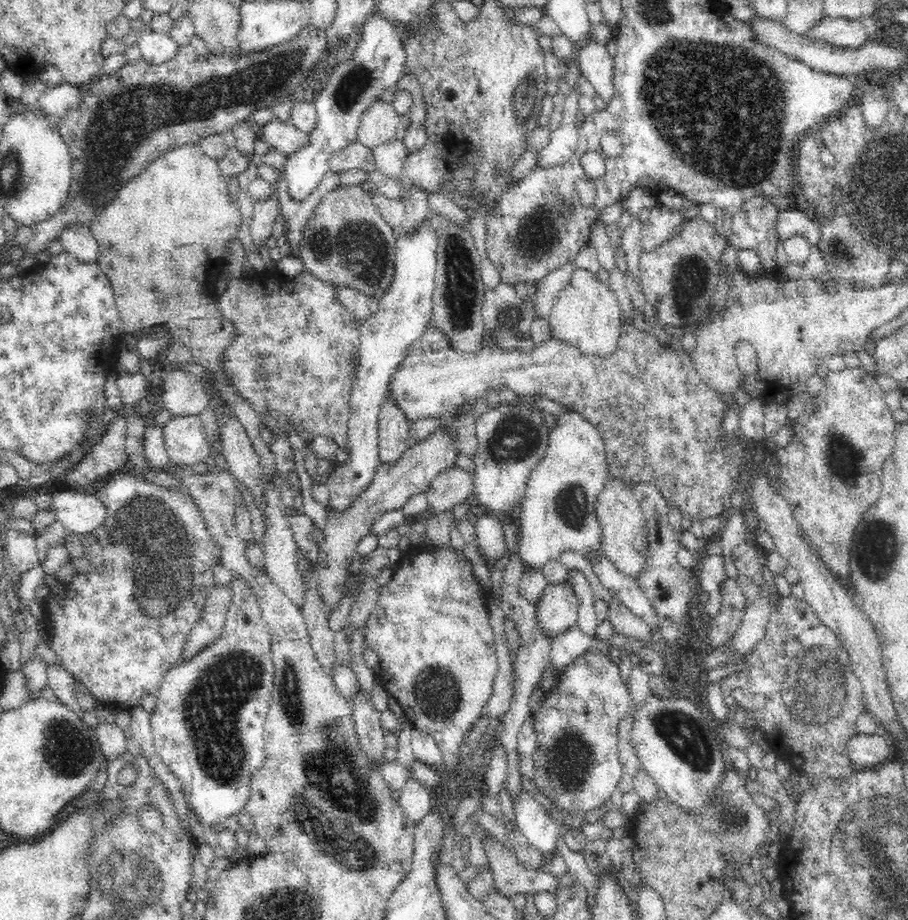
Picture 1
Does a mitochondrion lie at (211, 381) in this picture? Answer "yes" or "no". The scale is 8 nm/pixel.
no

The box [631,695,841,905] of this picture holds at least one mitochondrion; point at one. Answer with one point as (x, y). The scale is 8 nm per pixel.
(682, 730)

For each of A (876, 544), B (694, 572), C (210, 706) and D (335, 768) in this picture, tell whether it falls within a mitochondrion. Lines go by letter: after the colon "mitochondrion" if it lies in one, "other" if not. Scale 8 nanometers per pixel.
A: mitochondrion
B: other
C: mitochondrion
D: mitochondrion

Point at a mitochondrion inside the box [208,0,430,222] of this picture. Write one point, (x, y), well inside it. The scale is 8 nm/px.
(356, 81)

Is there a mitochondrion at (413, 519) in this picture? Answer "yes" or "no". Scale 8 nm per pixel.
no

